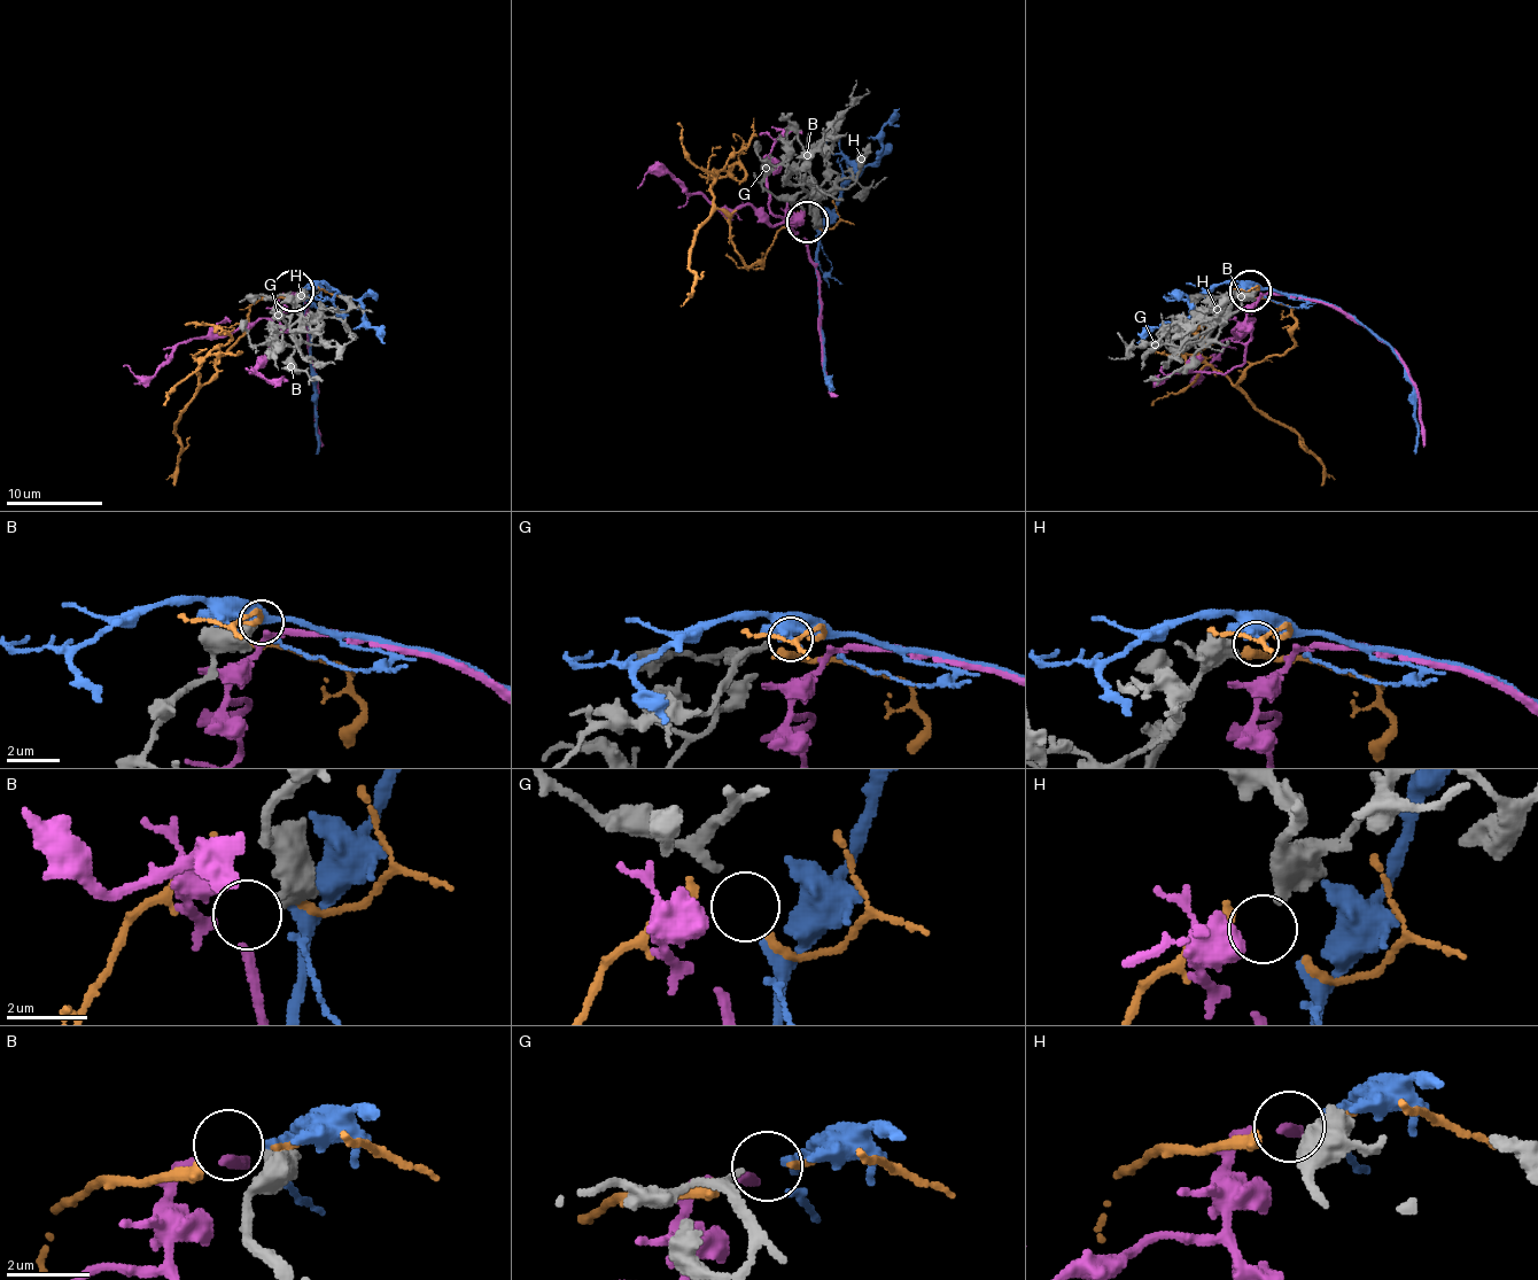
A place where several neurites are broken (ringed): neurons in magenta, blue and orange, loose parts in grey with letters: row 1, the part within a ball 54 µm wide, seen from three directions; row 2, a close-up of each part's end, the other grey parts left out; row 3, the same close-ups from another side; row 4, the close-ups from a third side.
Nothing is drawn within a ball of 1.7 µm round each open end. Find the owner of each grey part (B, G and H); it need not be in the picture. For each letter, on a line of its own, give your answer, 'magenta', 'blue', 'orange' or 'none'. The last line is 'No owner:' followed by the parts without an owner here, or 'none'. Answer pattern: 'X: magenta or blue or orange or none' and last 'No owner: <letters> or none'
B: magenta
G: blue
H: none
No owner: H

